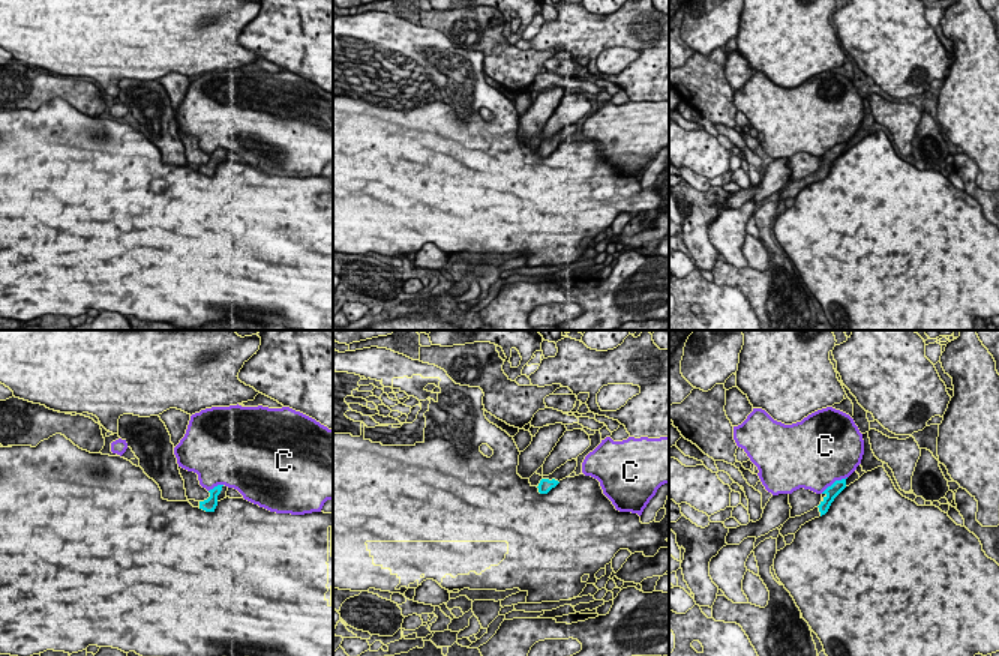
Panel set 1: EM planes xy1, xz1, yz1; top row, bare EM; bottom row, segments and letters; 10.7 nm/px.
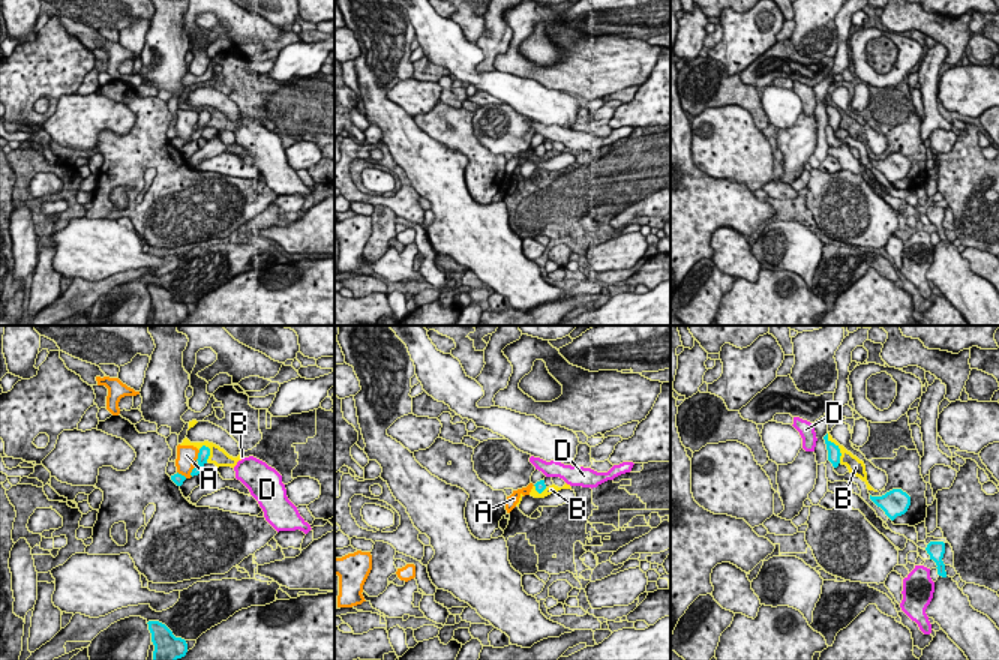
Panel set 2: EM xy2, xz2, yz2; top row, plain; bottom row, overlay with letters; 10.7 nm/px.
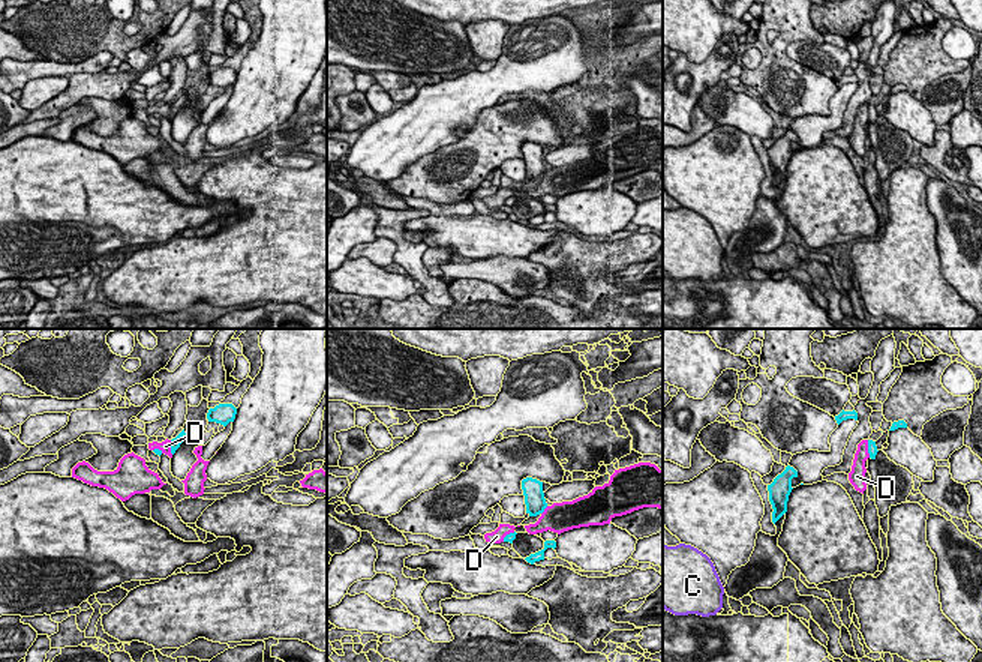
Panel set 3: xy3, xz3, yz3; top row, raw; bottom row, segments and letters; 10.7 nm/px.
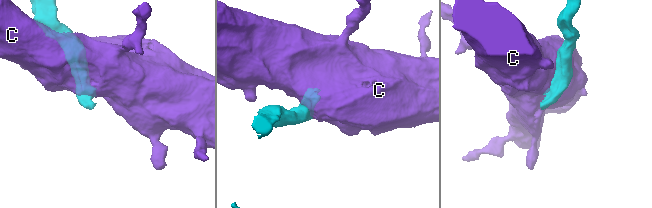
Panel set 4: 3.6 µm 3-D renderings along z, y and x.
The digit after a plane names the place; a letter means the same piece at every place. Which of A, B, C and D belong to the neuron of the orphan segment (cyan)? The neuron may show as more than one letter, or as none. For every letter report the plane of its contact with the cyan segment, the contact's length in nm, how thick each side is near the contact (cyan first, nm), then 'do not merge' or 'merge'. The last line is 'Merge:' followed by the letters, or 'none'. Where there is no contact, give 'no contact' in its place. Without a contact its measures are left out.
A: meets cyan in xy2; contact 120 nm long; 130 nm thick on the cyan side, 220 nm on the other; do not merge
B: meets cyan in yz2; contact 360 nm long; 130 nm thick on the cyan side, 160 nm on the other; do not merge
C: meets cyan in yz1; contact 340 nm long; 140 nm thick on the cyan side, 500 nm on the other; do not merge
D: meets cyan in yz3; contact 190 nm long; 100 nm thick on the cyan side, 160 nm on the other; do not merge
Merge: none

